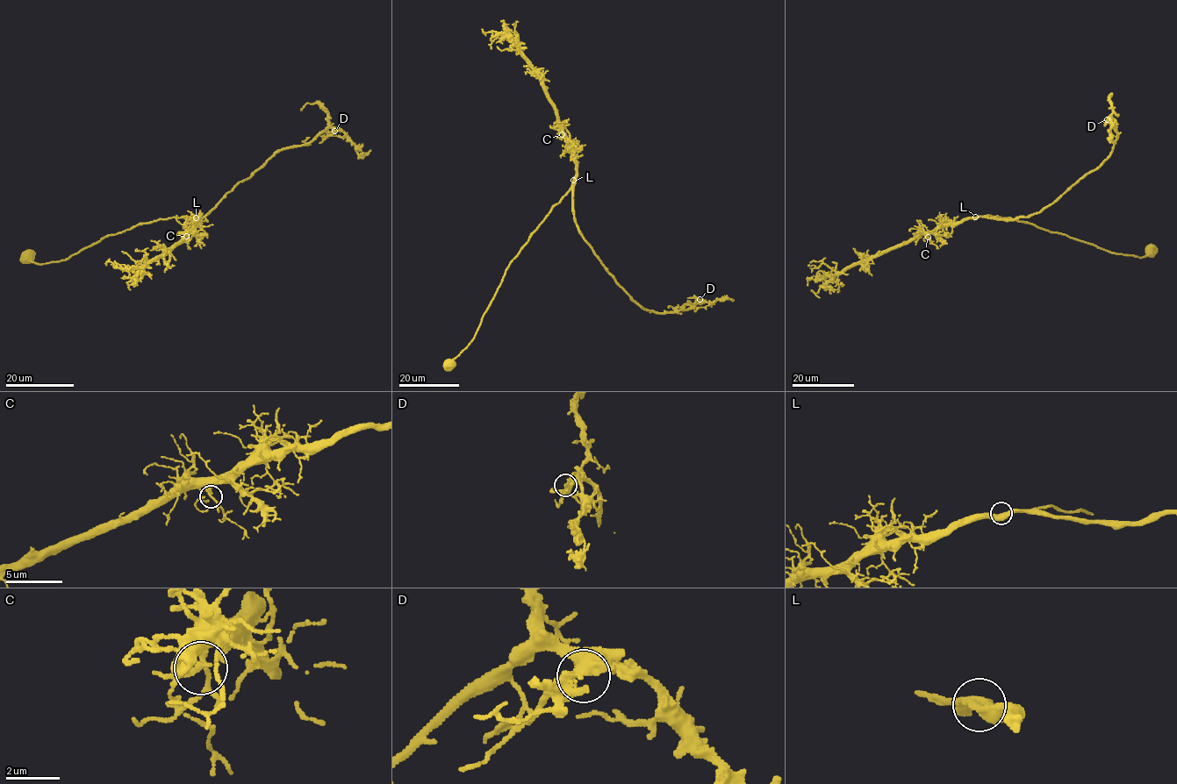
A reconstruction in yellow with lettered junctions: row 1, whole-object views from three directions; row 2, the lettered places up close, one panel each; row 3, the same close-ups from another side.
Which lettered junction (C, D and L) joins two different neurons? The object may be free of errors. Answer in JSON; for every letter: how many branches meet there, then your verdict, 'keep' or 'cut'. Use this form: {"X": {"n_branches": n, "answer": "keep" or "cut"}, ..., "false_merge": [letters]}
{"C": {"n_branches": 2, "answer": "keep"}, "D": {"n_branches": 2, "answer": "keep"}, "L": {"n_branches": 2, "answer": "keep"}, "false_merge": []}

